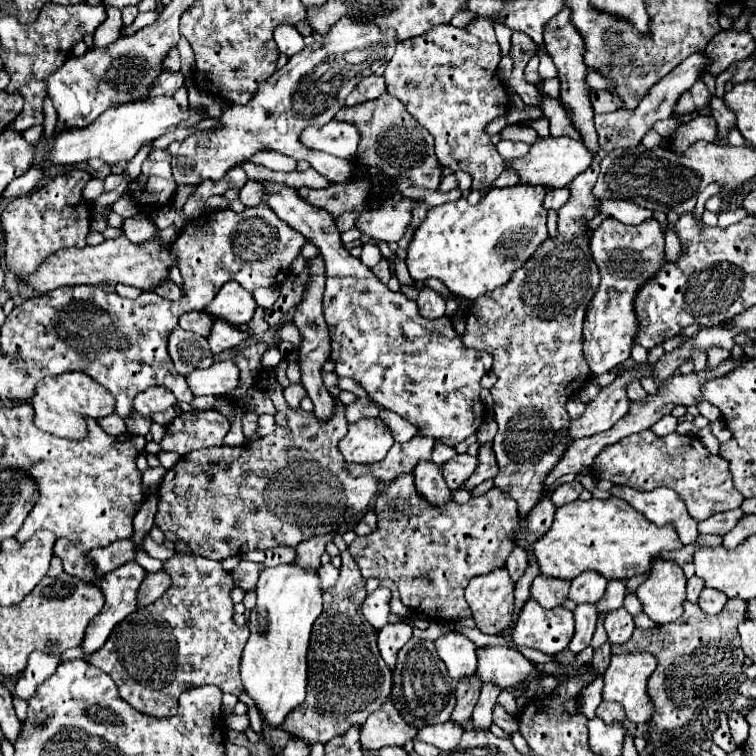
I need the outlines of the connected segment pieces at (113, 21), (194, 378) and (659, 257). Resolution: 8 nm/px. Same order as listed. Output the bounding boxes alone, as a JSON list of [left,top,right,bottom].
[[94,7,122,47],[186,361,240,395],[584,219,666,375]]

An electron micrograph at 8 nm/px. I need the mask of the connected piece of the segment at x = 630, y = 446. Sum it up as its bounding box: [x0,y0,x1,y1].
[592,431,744,521]

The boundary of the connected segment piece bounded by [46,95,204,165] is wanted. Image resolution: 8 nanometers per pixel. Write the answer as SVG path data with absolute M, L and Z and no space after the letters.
M148 97L138 103L124 103L122 107L114 107L104 111L90 127L86 129L70 129L54 137L48 149L50 163L80 163L88 159L102 159L104 163L112 165L118 161L130 161L142 145L158 139L170 127L194 127L204 117L204 109L188 109L186 113L180 111L174 97Z

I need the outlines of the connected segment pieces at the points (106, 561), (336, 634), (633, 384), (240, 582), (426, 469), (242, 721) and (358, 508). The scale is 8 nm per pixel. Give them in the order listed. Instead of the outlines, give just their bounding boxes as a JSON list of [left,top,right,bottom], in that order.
[[90,539,138,575],[284,551,392,745],[626,381,646,401],[232,561,262,591],[414,461,452,507],[225,715,248,731],[154,381,380,561]]

